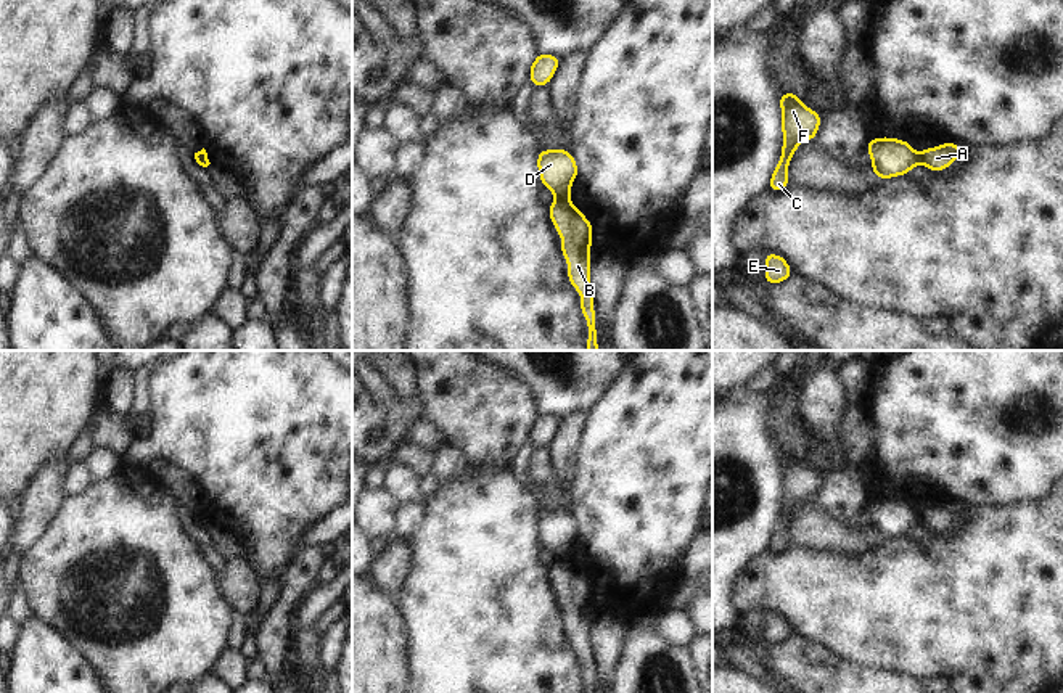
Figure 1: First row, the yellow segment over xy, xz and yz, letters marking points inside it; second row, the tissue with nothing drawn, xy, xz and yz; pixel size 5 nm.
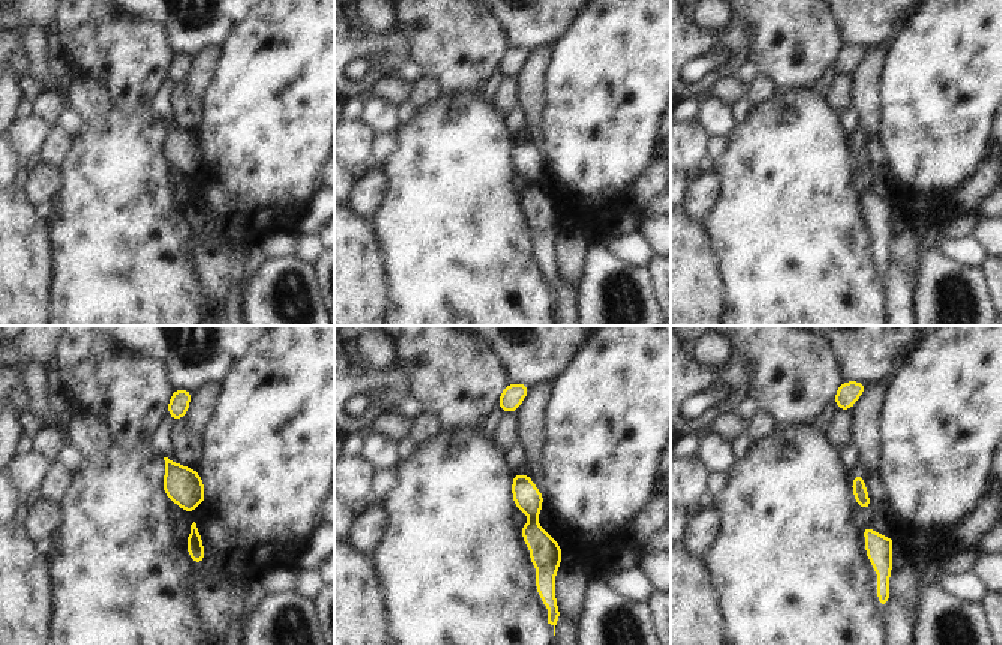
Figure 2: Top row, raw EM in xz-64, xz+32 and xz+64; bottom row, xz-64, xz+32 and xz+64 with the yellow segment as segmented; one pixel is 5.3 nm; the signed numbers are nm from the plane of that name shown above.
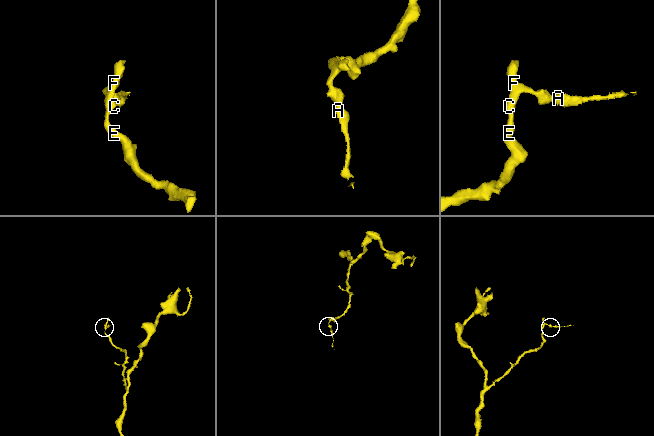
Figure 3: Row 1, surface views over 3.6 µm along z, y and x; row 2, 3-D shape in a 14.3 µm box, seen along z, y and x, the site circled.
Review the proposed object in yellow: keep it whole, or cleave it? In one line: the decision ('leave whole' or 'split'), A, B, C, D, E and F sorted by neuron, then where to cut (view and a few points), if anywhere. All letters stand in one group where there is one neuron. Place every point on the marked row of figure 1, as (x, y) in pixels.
split; A B / C D E F; cut in xz along (557, 196), (568, 198)

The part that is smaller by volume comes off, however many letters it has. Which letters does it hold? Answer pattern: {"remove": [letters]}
{"remove": ["A", "B"]}

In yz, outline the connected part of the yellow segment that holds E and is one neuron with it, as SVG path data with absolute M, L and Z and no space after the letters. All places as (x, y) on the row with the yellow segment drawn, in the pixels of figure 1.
M765 252L764 259L765 259L765 272L764 272L765 283L780 285L793 275L791 267L783 256Z

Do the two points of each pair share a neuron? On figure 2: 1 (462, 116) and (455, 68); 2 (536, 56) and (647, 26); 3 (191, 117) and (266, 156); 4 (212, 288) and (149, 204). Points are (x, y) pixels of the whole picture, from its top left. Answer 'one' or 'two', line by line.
1: two
2: two
3: two
4: two

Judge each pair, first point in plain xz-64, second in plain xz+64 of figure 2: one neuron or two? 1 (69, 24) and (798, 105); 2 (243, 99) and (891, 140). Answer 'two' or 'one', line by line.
1: two
2: one

